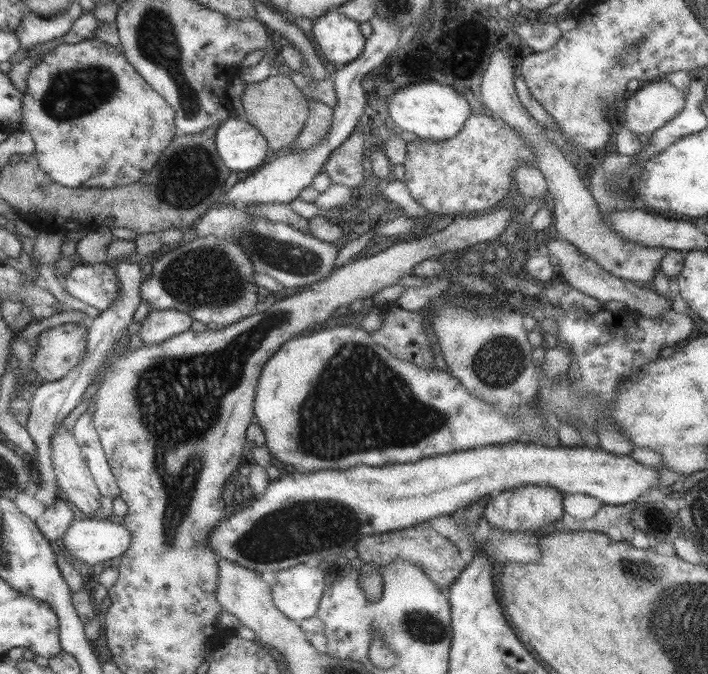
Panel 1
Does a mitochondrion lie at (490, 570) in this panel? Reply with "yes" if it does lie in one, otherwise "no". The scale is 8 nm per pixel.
no

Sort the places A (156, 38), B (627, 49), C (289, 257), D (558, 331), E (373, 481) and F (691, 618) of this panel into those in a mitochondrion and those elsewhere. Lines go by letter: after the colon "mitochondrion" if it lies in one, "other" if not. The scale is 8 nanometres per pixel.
A: mitochondrion
B: mitochondrion
C: mitochondrion
D: other
E: other
F: mitochondrion

